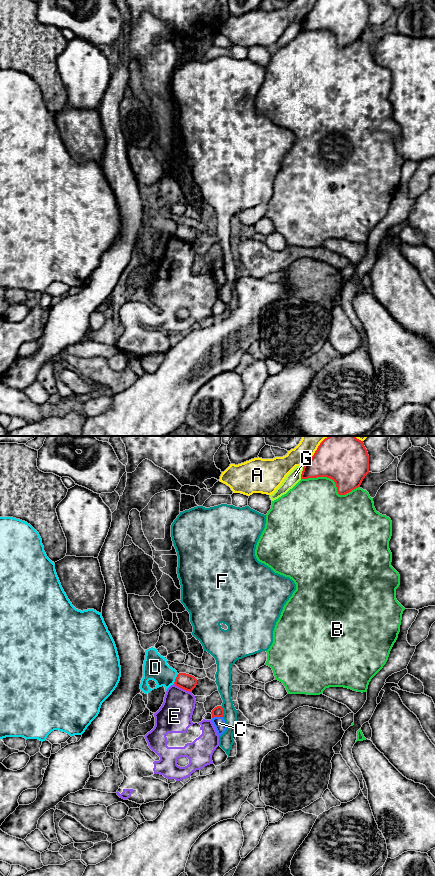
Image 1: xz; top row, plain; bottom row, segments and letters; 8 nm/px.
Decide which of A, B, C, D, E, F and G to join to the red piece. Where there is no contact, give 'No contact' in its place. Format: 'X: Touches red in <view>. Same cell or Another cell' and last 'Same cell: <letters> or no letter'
A: Touches red in xz. Another cell
B: Touches red in xz. Another cell
C: Touches red in xz. Another cell
D: Touches red in xz. Another cell
E: Touches red in xz. Another cell
F: Touches red in xz. Another cell
G: Touches red in xz. Another cell
Same cell: no letter

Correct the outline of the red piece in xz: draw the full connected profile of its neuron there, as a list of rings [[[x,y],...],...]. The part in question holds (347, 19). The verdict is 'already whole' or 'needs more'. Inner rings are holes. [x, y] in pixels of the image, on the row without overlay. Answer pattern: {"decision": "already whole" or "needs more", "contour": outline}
{"decision": "already whole", "contour": [[[317,0],[312,10],[304,16],[301,31],[327,29],[332,31],[339,47],[360,39],[369,25],[369,7],[366,0]]]}

